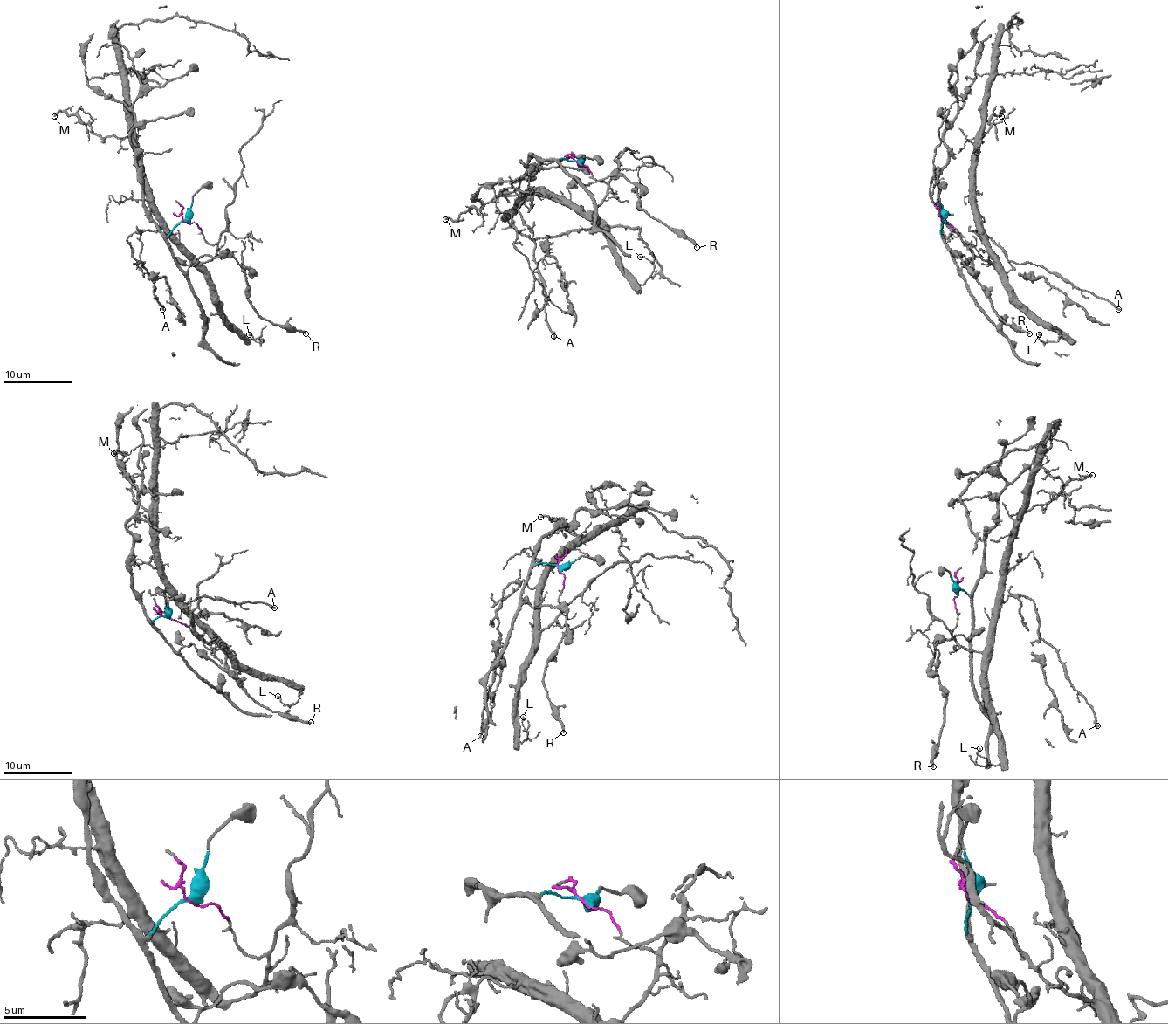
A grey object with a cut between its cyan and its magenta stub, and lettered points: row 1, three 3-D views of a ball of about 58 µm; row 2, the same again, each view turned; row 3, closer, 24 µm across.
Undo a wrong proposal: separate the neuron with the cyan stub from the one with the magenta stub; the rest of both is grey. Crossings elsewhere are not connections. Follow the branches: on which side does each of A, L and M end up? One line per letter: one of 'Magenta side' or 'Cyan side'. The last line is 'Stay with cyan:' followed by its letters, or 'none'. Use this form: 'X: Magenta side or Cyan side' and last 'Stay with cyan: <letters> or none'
A: Magenta side
L: Magenta side
M: Magenta side
Stay with cyan: none

